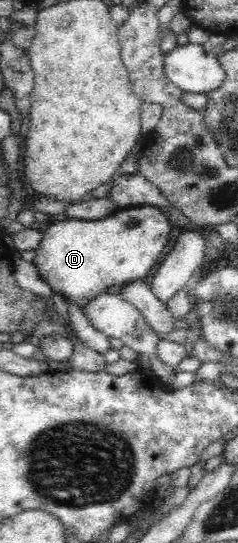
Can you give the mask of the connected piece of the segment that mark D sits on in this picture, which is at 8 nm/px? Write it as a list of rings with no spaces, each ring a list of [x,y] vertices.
[[[153,205],[122,208],[104,219],[58,221],[44,231],[32,262],[53,293],[83,309],[108,287],[143,280],[158,263],[171,228],[168,215]]]

